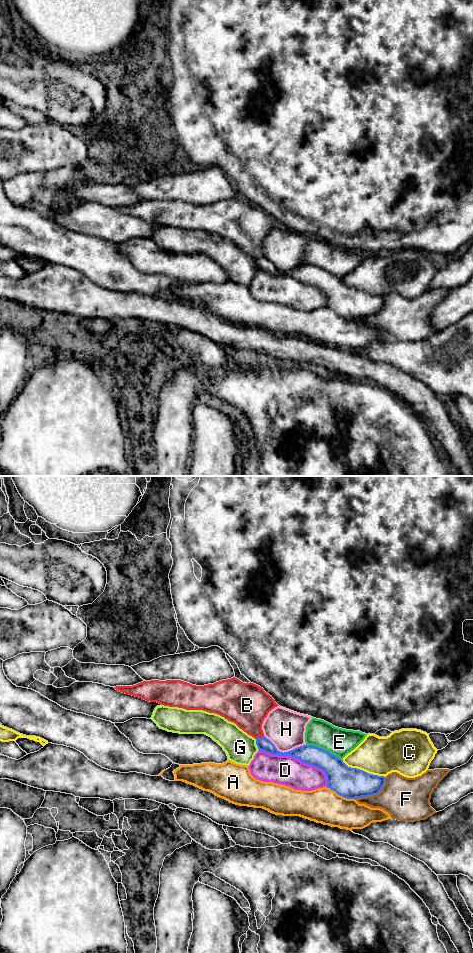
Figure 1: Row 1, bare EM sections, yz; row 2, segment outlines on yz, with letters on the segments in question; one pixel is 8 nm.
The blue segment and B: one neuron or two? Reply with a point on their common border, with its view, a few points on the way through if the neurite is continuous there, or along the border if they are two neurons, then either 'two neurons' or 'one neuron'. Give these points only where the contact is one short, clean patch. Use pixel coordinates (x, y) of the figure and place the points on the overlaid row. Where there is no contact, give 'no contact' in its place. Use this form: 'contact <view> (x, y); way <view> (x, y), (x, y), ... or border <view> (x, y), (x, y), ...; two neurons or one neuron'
contact yz (260, 738); border yz (264, 736), (256, 739); two neurons

